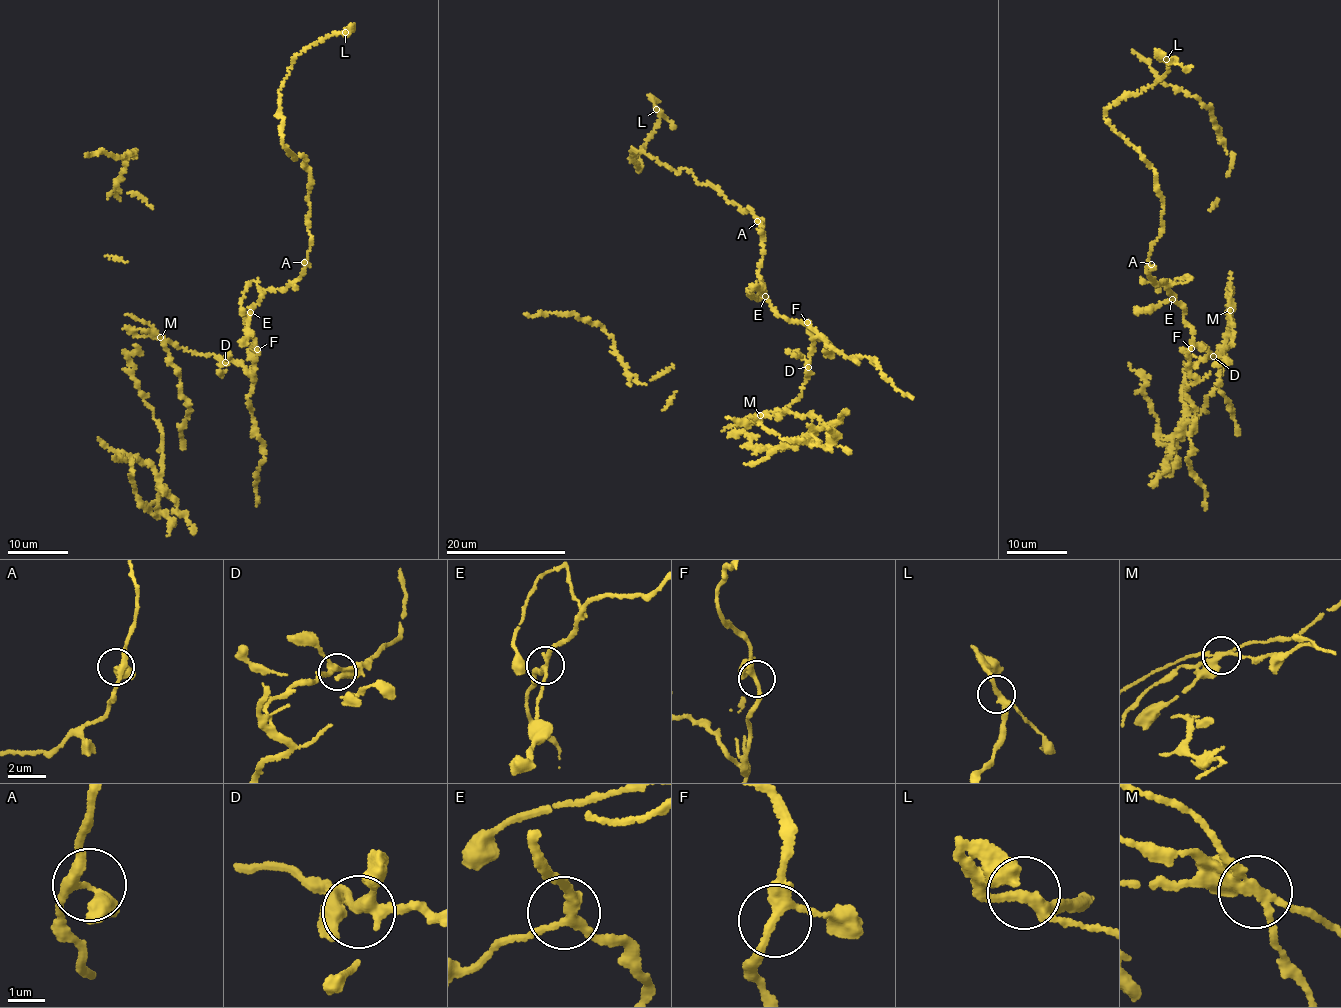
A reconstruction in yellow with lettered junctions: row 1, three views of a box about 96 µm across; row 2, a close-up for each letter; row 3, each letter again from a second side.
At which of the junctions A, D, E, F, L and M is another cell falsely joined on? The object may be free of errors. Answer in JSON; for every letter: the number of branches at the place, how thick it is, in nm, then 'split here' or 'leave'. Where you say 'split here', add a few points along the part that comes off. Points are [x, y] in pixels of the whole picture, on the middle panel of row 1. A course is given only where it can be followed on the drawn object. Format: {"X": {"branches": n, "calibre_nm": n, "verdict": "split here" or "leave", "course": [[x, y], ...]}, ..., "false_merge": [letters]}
{"A": {"branches": 3, "calibre_nm": 320, "verdict": "leave"}, "D": {"branches": 3, "calibre_nm": 260, "verdict": "leave"}, "E": {"branches": 3, "calibre_nm": 220, "verdict": "leave"}, "F": {"branches": 3, "calibre_nm": 240, "verdict": "leave"}, "L": {"branches": 3, "calibre_nm": 240, "verdict": "leave"}, "M": {"branches": 3, "calibre_nm": 280, "verdict": "split here"}, "false_merge": ["M"]}

